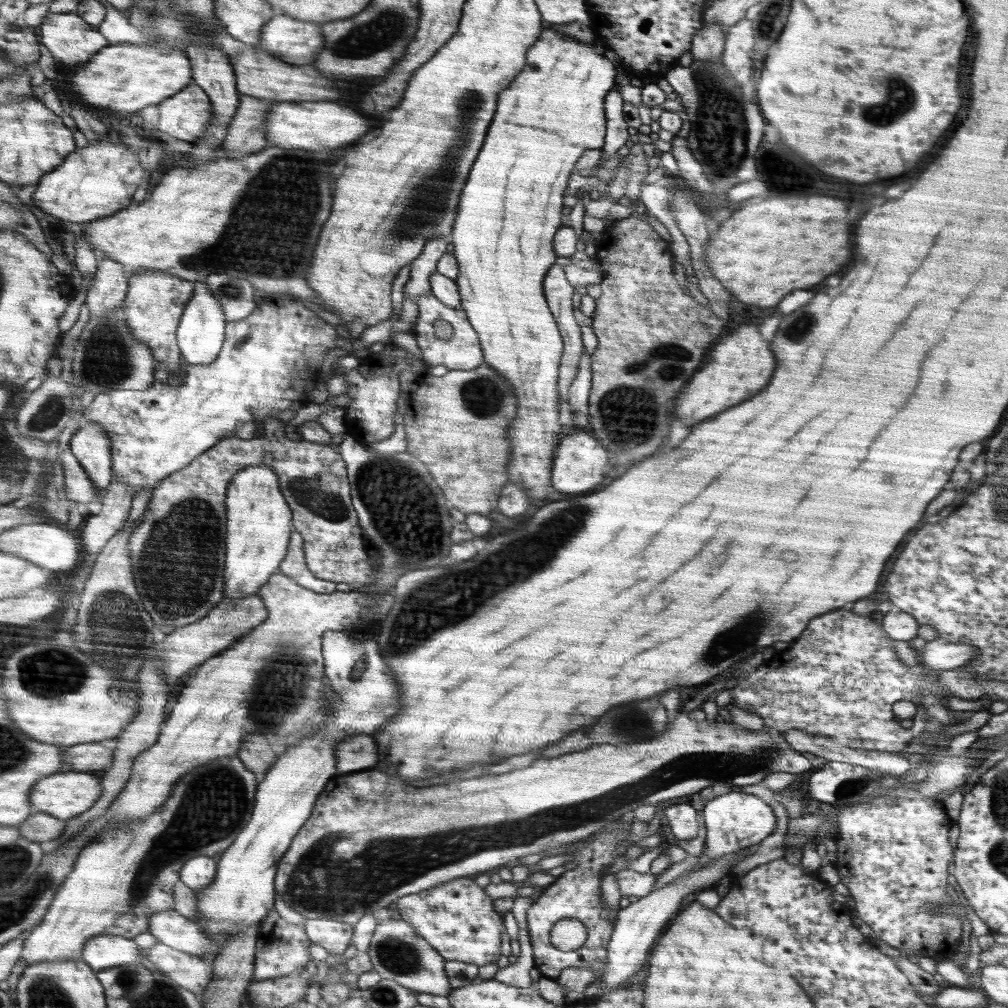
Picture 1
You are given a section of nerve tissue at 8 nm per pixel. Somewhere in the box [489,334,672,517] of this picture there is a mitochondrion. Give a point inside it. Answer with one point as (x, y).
(612, 406)

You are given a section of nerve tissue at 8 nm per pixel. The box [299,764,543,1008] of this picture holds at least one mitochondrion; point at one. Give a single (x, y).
(400, 955)

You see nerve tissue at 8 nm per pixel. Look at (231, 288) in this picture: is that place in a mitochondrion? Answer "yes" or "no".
yes

